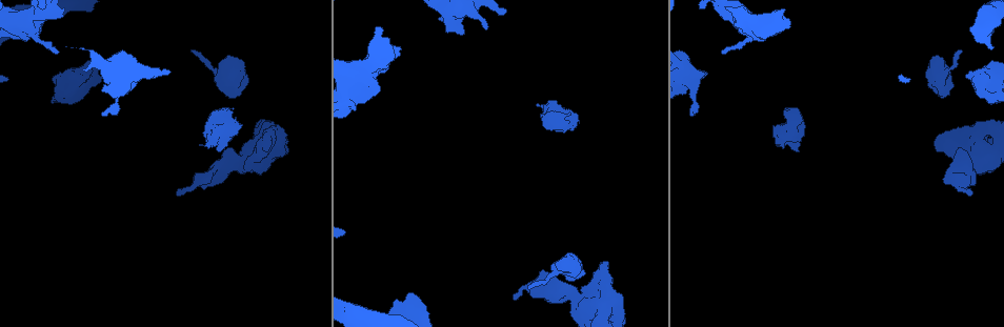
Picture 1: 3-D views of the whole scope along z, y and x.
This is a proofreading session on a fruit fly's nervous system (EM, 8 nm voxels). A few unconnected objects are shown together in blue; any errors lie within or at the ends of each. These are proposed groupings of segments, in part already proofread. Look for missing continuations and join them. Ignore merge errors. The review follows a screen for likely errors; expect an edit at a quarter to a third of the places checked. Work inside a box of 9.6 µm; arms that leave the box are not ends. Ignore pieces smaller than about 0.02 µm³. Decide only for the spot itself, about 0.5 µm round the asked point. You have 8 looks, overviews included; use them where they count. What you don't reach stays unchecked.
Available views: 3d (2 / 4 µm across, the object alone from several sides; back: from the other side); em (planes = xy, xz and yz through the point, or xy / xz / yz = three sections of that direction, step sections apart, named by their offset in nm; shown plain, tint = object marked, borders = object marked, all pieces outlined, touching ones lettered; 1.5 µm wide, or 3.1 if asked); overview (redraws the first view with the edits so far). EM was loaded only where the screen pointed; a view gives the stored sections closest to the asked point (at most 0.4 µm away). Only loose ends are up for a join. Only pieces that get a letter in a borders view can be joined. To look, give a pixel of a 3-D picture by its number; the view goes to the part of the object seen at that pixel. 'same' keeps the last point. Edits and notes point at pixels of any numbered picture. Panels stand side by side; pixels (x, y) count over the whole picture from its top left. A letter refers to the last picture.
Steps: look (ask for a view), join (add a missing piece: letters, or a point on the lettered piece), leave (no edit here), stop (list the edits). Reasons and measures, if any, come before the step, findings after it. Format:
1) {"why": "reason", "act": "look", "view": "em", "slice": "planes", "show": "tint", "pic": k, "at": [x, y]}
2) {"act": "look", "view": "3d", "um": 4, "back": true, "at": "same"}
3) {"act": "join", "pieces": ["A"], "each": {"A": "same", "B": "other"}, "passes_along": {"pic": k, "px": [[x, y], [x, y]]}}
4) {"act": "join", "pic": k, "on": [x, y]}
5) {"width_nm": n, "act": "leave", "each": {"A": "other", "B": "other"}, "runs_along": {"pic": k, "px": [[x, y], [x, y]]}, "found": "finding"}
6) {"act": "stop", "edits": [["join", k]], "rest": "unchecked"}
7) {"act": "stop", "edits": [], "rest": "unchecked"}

{"why": "an open end", "act": "look", "view": "3d", "um": 4, "pic": 1, "at": [622, 318]}

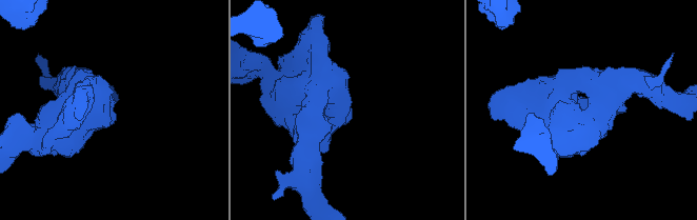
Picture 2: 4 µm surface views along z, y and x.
{"act": "look", "view": "em", "slice": "planes", "show": "borders", "pic": 2, "at": [346, 107]}

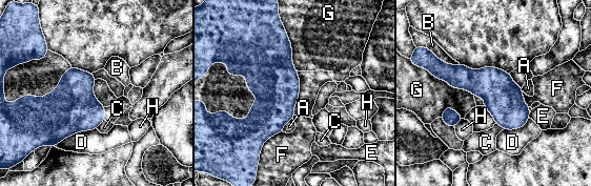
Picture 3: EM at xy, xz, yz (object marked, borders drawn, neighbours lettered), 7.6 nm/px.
{"act": "leave", "each": {"A": "other", "B": "other", "C": "other", "D": "other", "E": "other", "F": "other", "G": "other", "H": "other"}, "runs_along": {"pic": 3, "px": [[433, 70], [488, 83], [527, 116]]}, "found": "none of them fits"}

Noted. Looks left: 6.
{"why": "free end", "act": "look", "view": "em", "slice": "planes", "show": "tint", "pic": 1, "at": [369, 98]}

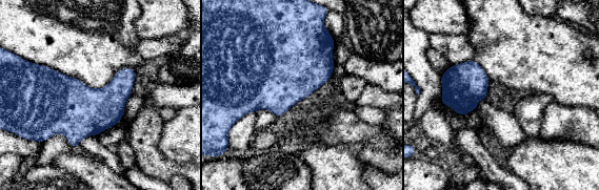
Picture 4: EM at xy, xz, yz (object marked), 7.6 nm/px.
{"why": "what lies round it", "act": "look", "view": "em", "slice": "planes", "show": "borders", "at": "same"}

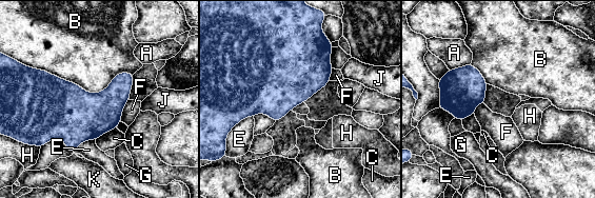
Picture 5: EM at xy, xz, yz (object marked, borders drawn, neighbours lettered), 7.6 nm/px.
{"act": "leave", "each": {"A": "other", "B": "other", "C": "other", "E": "other", "F": "other", "G": "other", "H": "other", "J": "other", "K": "other"}, "found": "no lettered piece goes on from it"}

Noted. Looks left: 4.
{"why": "an open end", "act": "look", "view": "em", "slice": "xz", "step": 8, "show": "tint", "pic": 1, "at": [707, 73]}

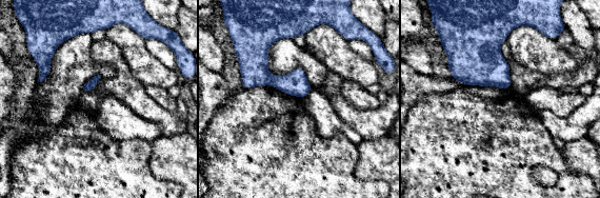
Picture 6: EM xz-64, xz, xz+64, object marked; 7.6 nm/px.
{"act": "look", "view": "em", "slice": "xz", "step": 8, "show": "borders", "at": "same"}

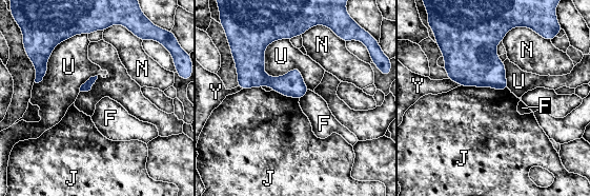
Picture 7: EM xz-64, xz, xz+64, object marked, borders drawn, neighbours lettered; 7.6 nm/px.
{"act": "leave", "each": {"F": "other", "J": "other", "N": "other", "U": "other", "Y": "other"}, "border": {"pic": 7, "px": [[309, 90], [300, 99]]}, "found": "no lettered piece goes on from it"}

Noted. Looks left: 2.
{"act": "stop", "edits": [], "rest": "unchecked"}

